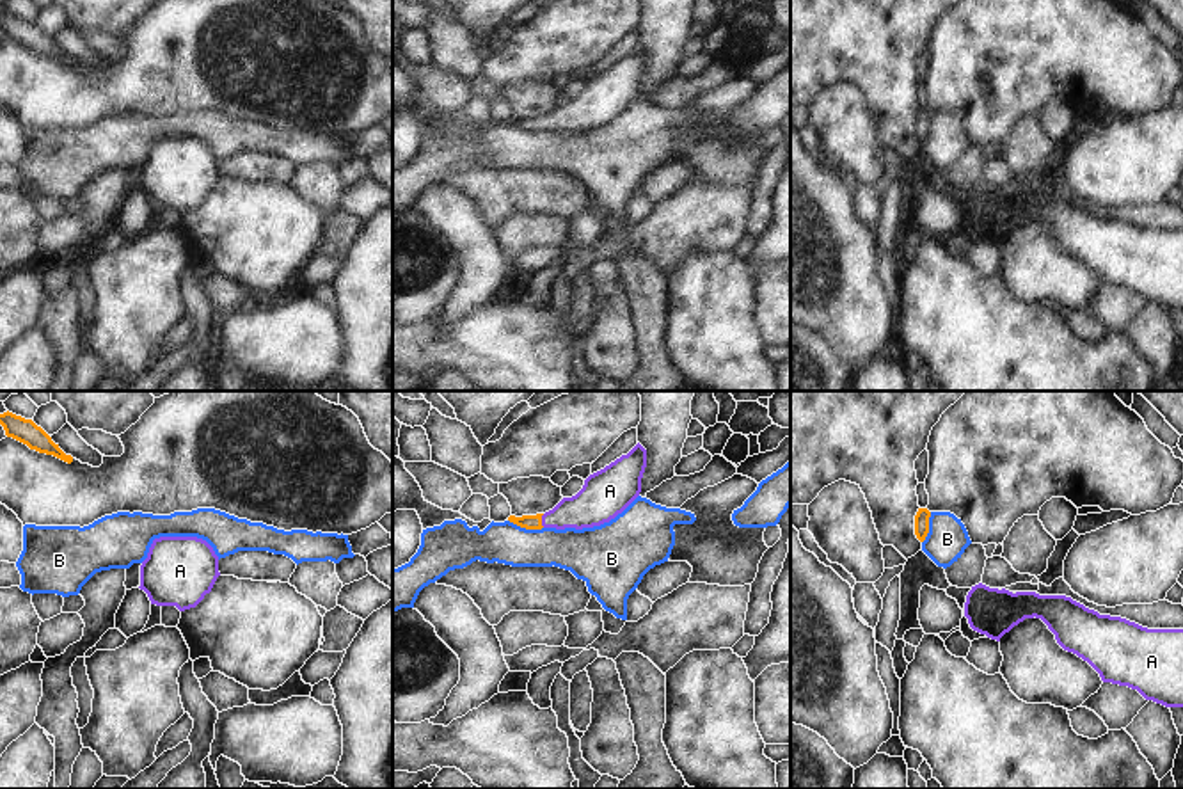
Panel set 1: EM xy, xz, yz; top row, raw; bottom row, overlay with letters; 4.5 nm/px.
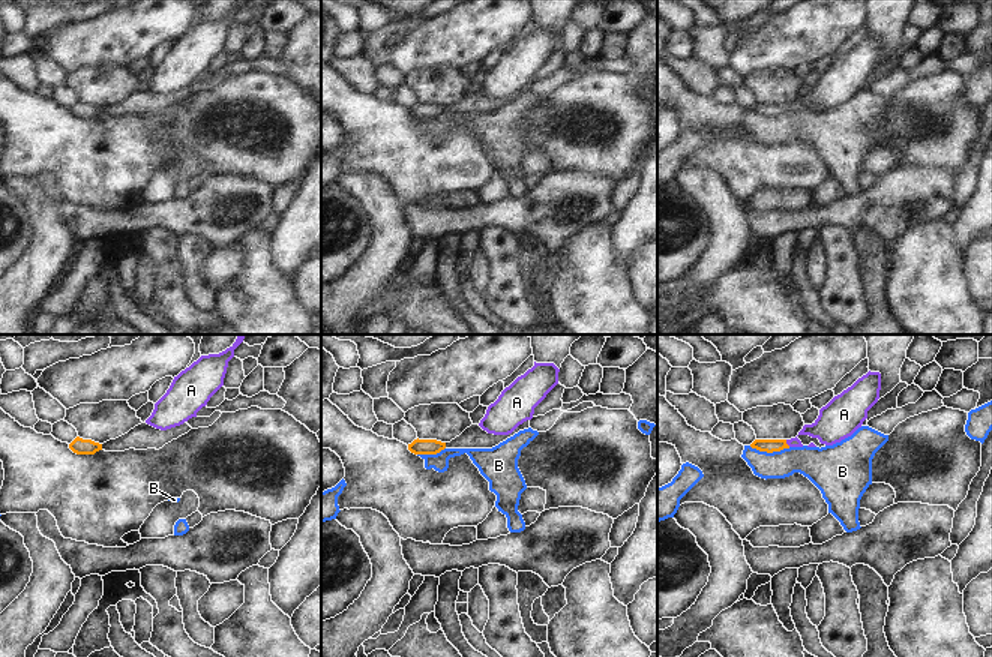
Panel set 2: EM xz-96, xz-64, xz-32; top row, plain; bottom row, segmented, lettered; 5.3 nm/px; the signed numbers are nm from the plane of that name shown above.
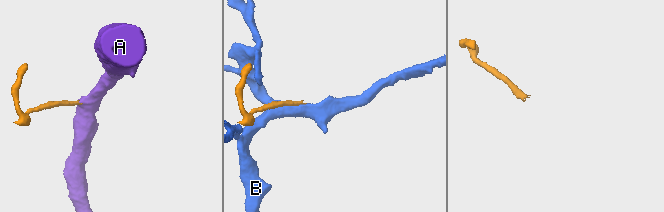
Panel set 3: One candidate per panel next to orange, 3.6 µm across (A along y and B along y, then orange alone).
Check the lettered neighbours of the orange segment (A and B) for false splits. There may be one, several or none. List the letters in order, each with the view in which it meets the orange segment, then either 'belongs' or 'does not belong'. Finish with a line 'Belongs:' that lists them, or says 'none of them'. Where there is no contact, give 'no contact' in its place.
A: xz | belongs
B: xz | does not belong
Belongs: A

